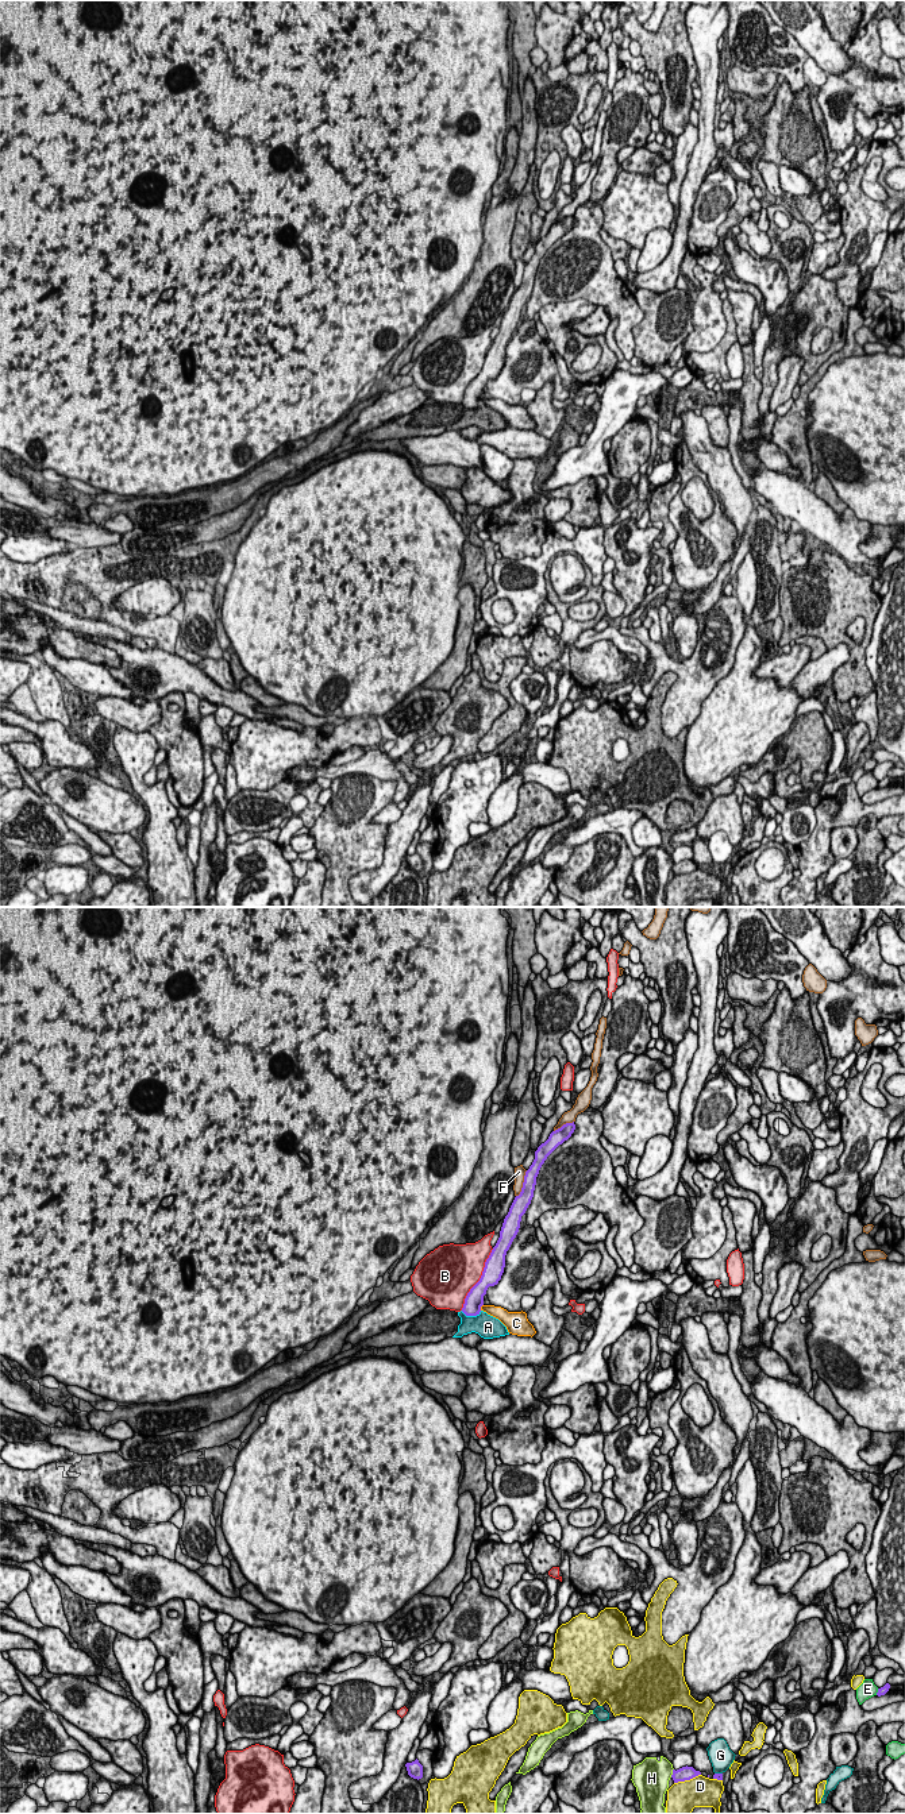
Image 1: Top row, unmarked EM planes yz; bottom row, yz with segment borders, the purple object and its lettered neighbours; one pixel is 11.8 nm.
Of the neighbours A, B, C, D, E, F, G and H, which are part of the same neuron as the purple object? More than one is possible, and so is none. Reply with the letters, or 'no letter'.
no letter

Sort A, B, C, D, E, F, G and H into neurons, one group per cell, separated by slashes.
A / B H / C / D / E / F / G

